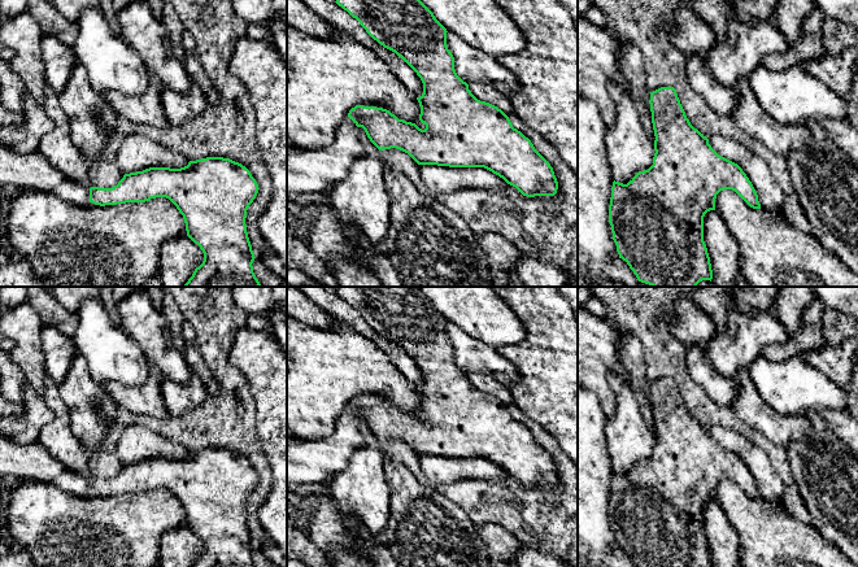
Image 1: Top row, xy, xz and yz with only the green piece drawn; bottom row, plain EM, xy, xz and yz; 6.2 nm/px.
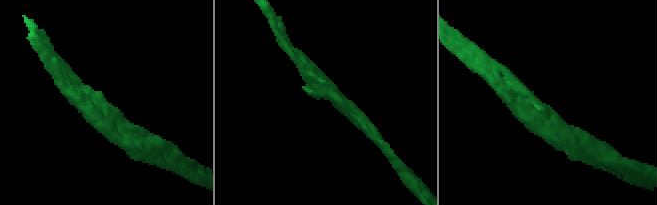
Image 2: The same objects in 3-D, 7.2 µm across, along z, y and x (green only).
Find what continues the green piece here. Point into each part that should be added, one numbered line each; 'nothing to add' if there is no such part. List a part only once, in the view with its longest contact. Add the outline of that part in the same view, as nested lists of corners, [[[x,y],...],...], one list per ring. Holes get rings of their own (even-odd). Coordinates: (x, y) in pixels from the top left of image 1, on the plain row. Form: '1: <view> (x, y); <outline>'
1: xy (31, 462); [[[0,433],[0,477],[52,484],[75,496],[90,494],[90,479],[69,471],[39,442],[18,444]]]

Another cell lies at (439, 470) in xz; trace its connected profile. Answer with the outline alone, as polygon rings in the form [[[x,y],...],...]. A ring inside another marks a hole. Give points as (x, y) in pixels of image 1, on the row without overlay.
[[[419,455],[422,472],[430,484],[449,484],[460,480],[504,481],[508,474],[484,458],[449,458]]]

